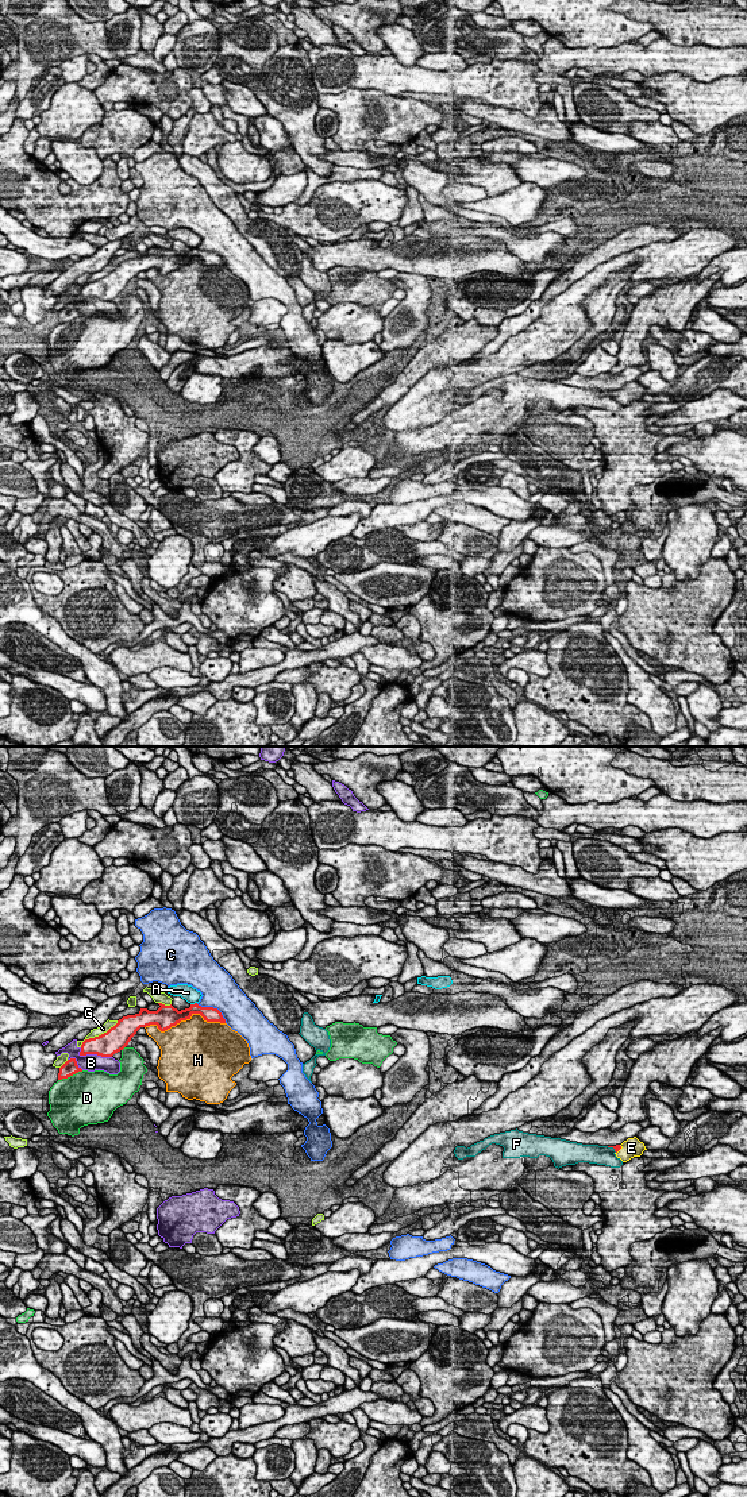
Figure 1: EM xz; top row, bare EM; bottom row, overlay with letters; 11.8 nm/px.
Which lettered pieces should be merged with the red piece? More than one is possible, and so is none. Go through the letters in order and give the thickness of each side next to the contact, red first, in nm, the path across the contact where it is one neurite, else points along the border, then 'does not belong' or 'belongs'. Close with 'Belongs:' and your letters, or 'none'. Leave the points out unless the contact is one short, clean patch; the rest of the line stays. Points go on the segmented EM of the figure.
A: calibres 190 and 180 nm; does not belong
B: calibres 280 and 220 nm; does not belong
C: calibres 190 and 420 nm; does not belong
D: calibres 180 and 480 nm; does not belong
E: calibres 70 and 240 nm; way xz (616, 1148), (620, 1148), (631, 1148); belongs
F: calibres 70 and 220 nm; does not belong
G: calibres 300 and 100 nm; does not belong
H: calibres 280 and 480 nm; does not belong
Belongs: E

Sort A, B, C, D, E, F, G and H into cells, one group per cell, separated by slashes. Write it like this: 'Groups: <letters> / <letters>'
Groups: A / B / C / D / E / F / G / H

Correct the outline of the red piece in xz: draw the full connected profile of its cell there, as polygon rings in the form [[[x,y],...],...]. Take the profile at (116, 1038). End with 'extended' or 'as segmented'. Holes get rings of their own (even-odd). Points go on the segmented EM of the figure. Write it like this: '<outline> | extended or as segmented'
[[[195,1003],[189,1008],[178,1011],[172,1004],[158,1004],[161,1007],[157,1011],[140,1008],[138,1014],[119,1019],[107,1033],[85,1039],[81,1045],[80,1056],[97,1054],[101,1057],[112,1057],[128,1045],[140,1027],[157,1025],[161,1031],[165,1031],[181,1020],[190,1019],[193,1014],[200,1014],[207,1022],[226,1023],[222,1012],[213,1007],[201,1007]]] | as segmented

